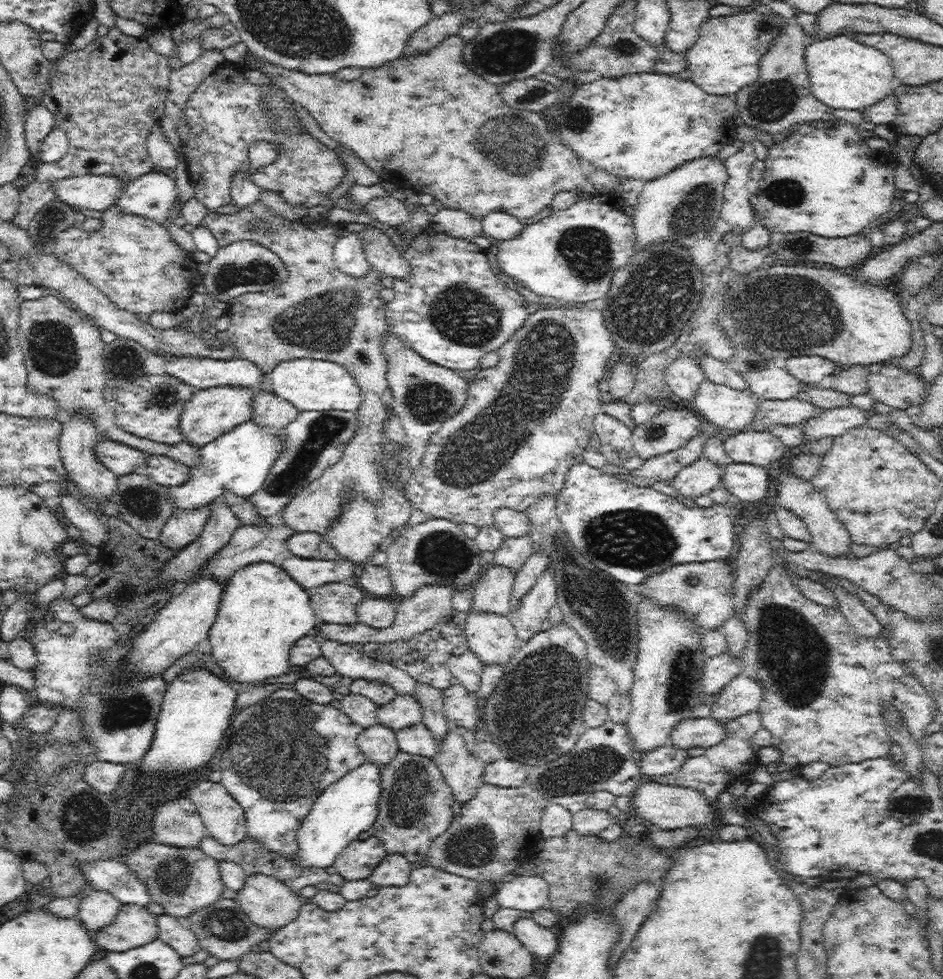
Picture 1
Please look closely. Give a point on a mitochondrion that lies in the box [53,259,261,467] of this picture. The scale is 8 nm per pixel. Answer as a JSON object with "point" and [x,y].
{"point":[166,395]}

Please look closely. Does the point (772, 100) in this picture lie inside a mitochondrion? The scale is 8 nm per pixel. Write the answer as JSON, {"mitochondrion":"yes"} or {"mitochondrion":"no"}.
{"mitochondrion":"yes"}

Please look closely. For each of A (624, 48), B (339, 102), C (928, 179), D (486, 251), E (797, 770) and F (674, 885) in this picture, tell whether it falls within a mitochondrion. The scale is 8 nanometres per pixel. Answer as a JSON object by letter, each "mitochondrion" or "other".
{"A":"mitochondrion","B":"other","C":"other","D":"other","E":"other","F":"other"}

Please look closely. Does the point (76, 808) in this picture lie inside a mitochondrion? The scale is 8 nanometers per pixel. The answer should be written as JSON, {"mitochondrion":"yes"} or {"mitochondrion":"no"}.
{"mitochondrion":"yes"}

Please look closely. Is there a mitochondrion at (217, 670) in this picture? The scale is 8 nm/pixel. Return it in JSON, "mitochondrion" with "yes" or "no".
{"mitochondrion":"no"}

